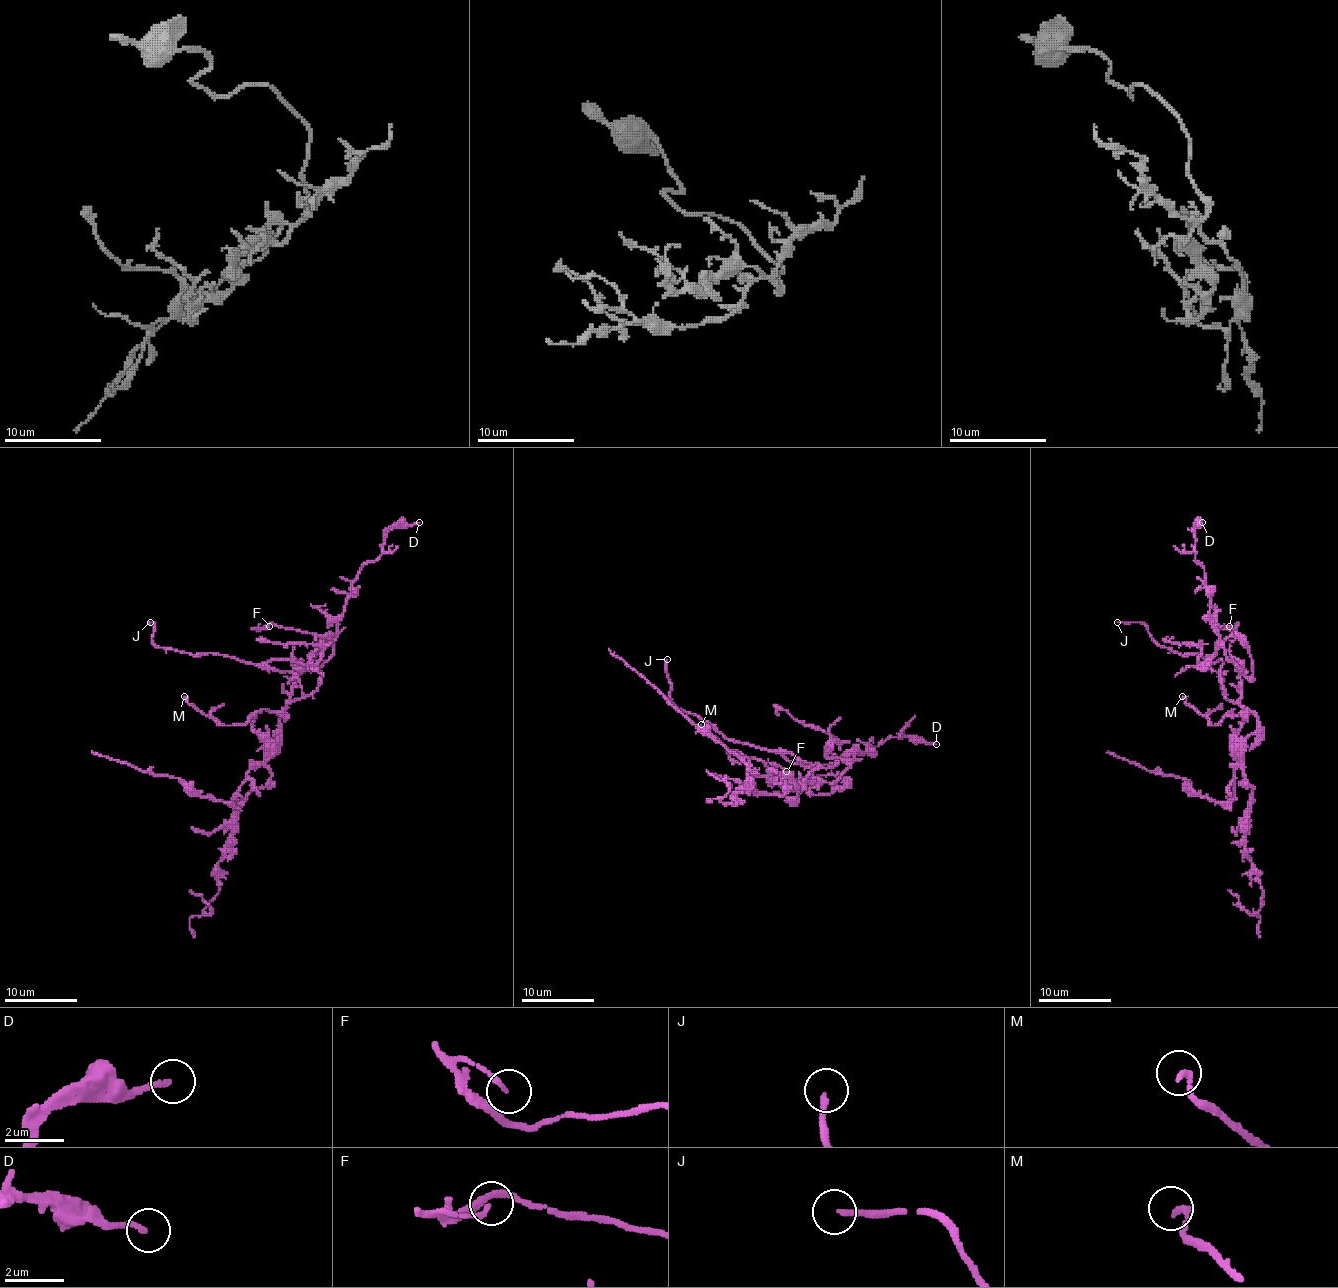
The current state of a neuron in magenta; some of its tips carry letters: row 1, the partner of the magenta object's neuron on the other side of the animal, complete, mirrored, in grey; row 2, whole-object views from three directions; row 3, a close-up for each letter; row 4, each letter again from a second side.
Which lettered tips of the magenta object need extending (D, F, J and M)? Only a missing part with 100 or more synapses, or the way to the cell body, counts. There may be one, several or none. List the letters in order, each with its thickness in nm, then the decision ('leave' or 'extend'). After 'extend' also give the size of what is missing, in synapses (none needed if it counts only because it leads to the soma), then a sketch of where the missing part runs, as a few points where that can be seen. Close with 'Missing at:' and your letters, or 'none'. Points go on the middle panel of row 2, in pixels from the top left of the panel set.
D: 180 nm thick; leave
F: 160 nm thick; leave
J: 190 nm thick; extend; missing branch runs (667, 659), (677, 601), (670, 599), (652, 630), (648, 663), (656, 744), (663, 773), (721, 822), (714, 826)
M: 200 nm thick; leave
Missing at: J

